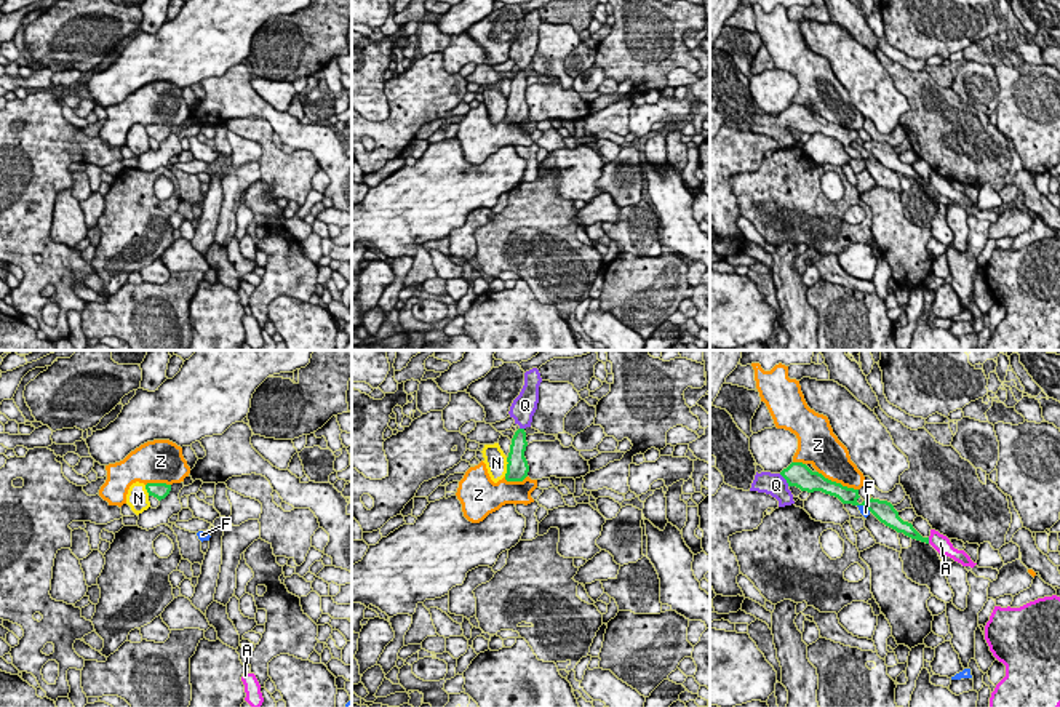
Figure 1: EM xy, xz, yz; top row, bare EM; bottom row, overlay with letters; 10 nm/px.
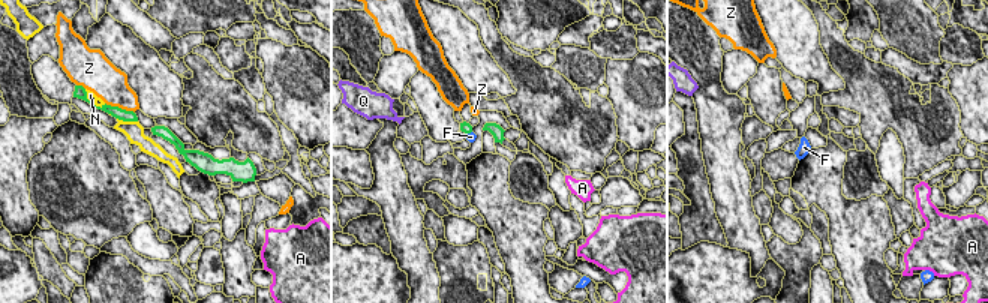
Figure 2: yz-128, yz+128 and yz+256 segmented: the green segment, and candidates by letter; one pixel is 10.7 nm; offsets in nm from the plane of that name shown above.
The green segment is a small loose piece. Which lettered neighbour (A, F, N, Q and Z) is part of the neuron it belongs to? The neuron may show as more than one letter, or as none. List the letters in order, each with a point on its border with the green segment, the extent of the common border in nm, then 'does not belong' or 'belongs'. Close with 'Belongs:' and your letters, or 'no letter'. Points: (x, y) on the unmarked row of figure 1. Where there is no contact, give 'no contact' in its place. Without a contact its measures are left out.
A: yz (928, 183) | 70 nm | does not belong
F: yz (864, 147) | 160 nm | does not belong
N: xz (507, 109) | 190 nm | does not belong
Q: yz (785, 120) | 160 nm | belongs
Z: yz (838, 125) | 460 nm | does not belong
Belongs: Q

